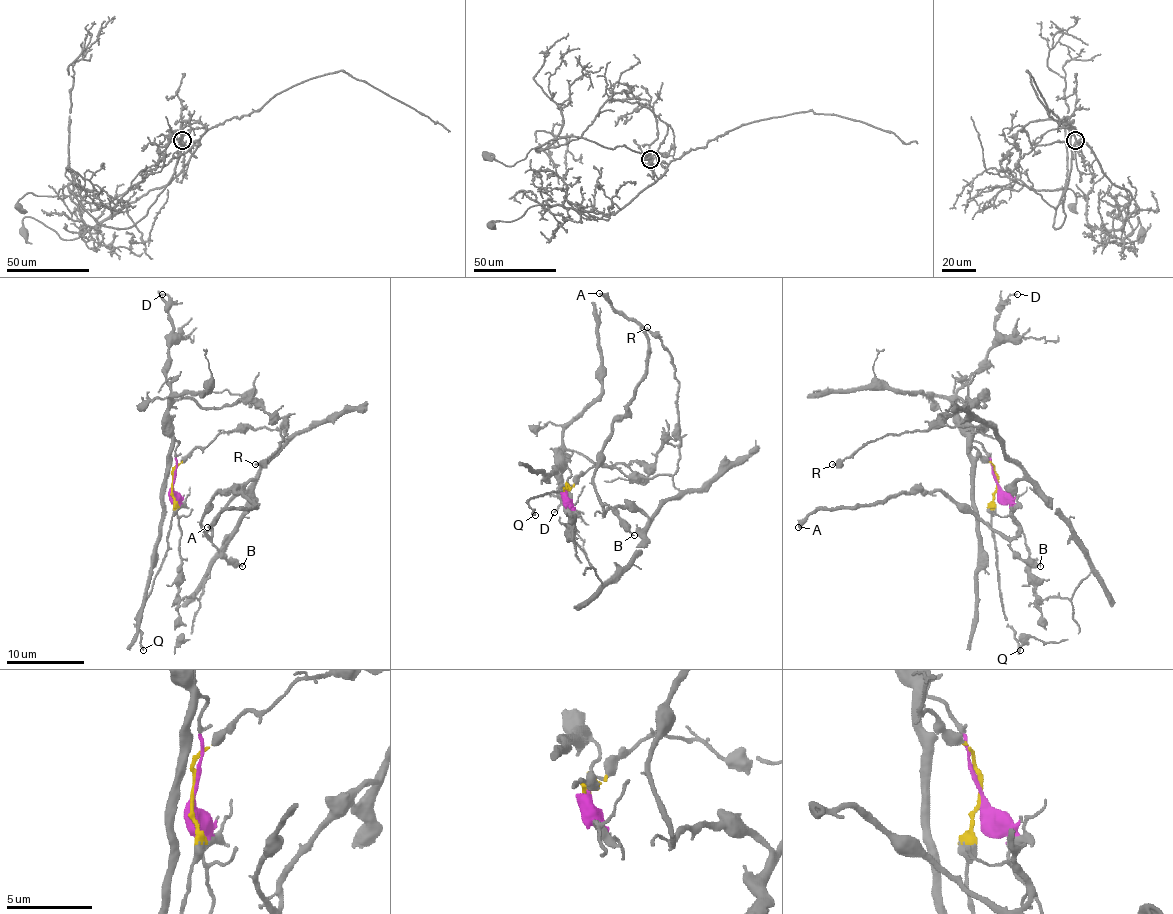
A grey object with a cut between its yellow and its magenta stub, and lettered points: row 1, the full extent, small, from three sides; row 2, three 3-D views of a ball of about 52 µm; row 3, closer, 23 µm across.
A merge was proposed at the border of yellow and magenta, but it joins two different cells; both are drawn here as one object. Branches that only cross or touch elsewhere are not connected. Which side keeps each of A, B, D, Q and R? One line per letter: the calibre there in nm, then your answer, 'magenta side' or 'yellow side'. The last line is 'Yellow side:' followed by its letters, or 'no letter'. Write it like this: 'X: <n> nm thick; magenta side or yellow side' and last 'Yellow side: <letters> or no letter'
A: 340 nm thick; yellow side
B: 150 nm thick; yellow side
D: 140 nm thick; magenta side
Q: 240 nm thick; yellow side
R: 200 nm thick; yellow side
Yellow side: A, B, Q, R

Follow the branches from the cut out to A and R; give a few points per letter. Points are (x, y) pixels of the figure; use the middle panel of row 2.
A: (566, 492), (599, 465), (678, 492), (649, 519), (600, 505), (597, 455), (647, 335), (599, 294)
R: (566, 492), (599, 465), (620, 469), (628, 476), (653, 478), (676, 470), (678, 379), (670, 352), (647, 327)

